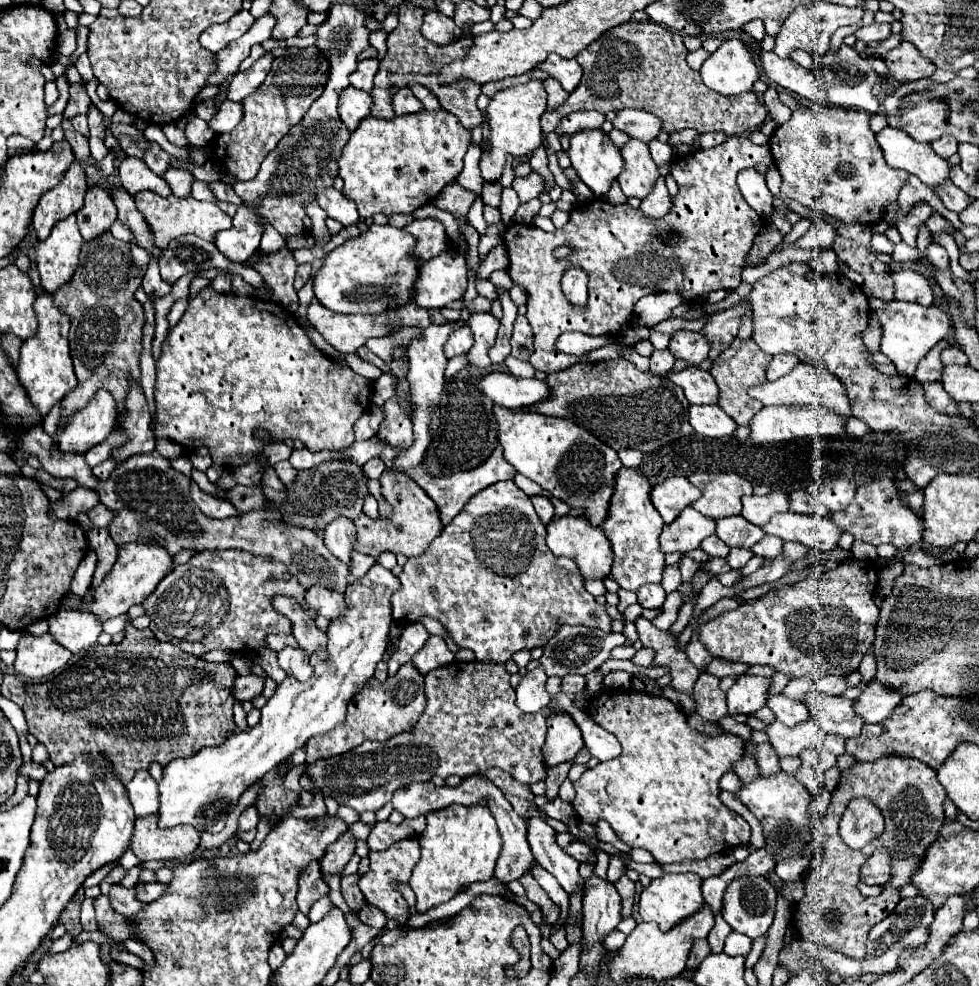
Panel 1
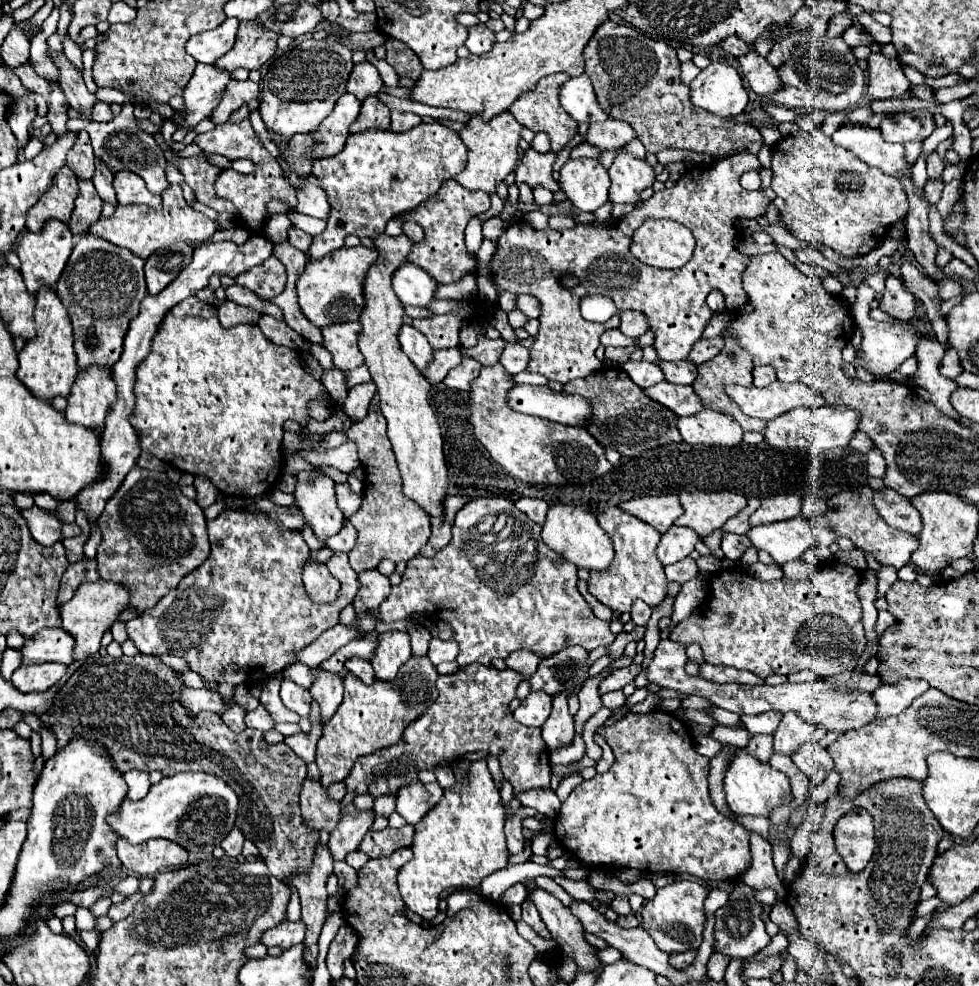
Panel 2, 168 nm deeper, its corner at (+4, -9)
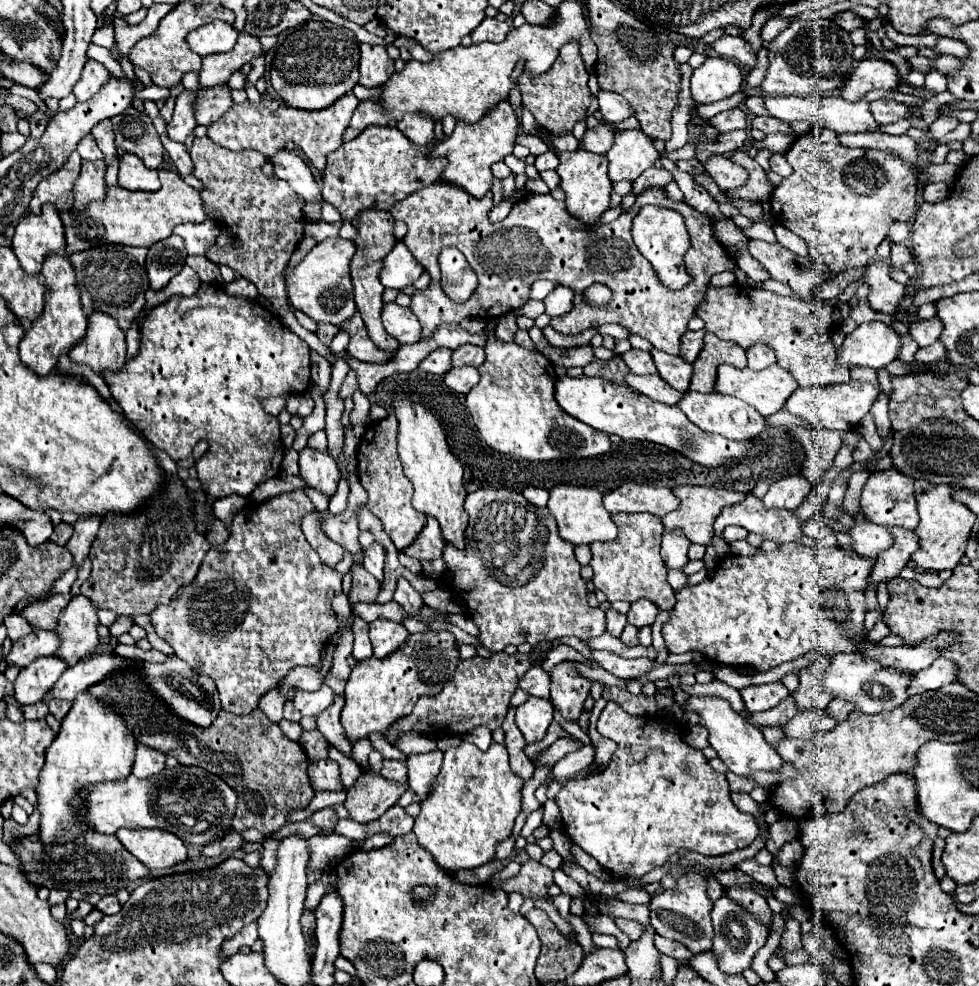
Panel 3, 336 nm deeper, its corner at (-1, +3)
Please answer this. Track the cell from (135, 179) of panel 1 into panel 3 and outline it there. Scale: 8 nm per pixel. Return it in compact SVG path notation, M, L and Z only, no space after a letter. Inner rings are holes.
M122 154L118 168L118 184L126 190L160 190L158 172L144 168L142 160L132 154Z

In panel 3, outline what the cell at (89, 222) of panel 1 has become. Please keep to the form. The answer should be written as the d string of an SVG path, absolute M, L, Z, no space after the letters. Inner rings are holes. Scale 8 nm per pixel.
M102 160L82 162L80 178L74 184L74 198L76 200L74 200L72 212L86 208L94 200L104 200L104 194L106 194L104 172L106 172L106 164Z

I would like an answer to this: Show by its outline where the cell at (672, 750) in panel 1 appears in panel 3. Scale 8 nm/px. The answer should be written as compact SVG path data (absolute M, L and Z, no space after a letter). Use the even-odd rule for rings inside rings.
M608 702L600 712L596 730L602 736L612 738L618 744L618 750L612 754L604 772L594 772L584 780L566 782L556 796L556 804L564 820L564 832L570 840L596 858L608 872L618 878L642 876L652 868L662 866L680 850L692 850L702 856L720 856L746 848L756 840L758 826L754 816L744 814L734 806L726 776L718 774L700 750L682 740L680 724L668 722L668 718L662 716L630 716L618 702Z

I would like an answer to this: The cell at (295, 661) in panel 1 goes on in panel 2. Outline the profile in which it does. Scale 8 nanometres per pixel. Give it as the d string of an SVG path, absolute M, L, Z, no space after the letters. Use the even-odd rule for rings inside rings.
M283 680L283 684L281 684L281 700L291 712L299 714L301 718L309 718L311 694L309 694L307 688L301 688L291 680Z

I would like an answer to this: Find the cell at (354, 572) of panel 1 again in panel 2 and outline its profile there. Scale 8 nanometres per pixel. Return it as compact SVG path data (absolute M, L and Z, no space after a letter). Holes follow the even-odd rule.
M221 512L215 520L207 522L211 556L181 580L167 596L159 600L155 608L145 612L141 618L127 622L127 636L139 648L141 654L173 654L187 662L187 668L197 672L205 682L205 688L219 692L227 708L221 712L223 722L233 732L245 730L245 710L235 702L235 688L259 684L265 678L279 674L287 666L295 664L295 652L303 650L307 644L315 642L327 628L339 622L339 612L351 604L357 594L357 573L349 564L348 555L335 552L326 562L332 567L332 575L342 583L339 596L331 604L315 604L301 582L301 570L309 556L309 546L305 544L301 532L283 528L279 522L271 522L265 514L257 512Z

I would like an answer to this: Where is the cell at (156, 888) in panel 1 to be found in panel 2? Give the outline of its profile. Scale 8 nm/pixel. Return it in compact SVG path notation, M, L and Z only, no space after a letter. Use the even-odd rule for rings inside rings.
M137 892L137 894L133 894L133 896L125 898L121 904L113 904L113 906L109 908L109 912L107 912L107 918L109 918L111 922L119 922L119 920L123 920L125 916L131 914L133 906L135 906L139 900L141 900L141 894Z

